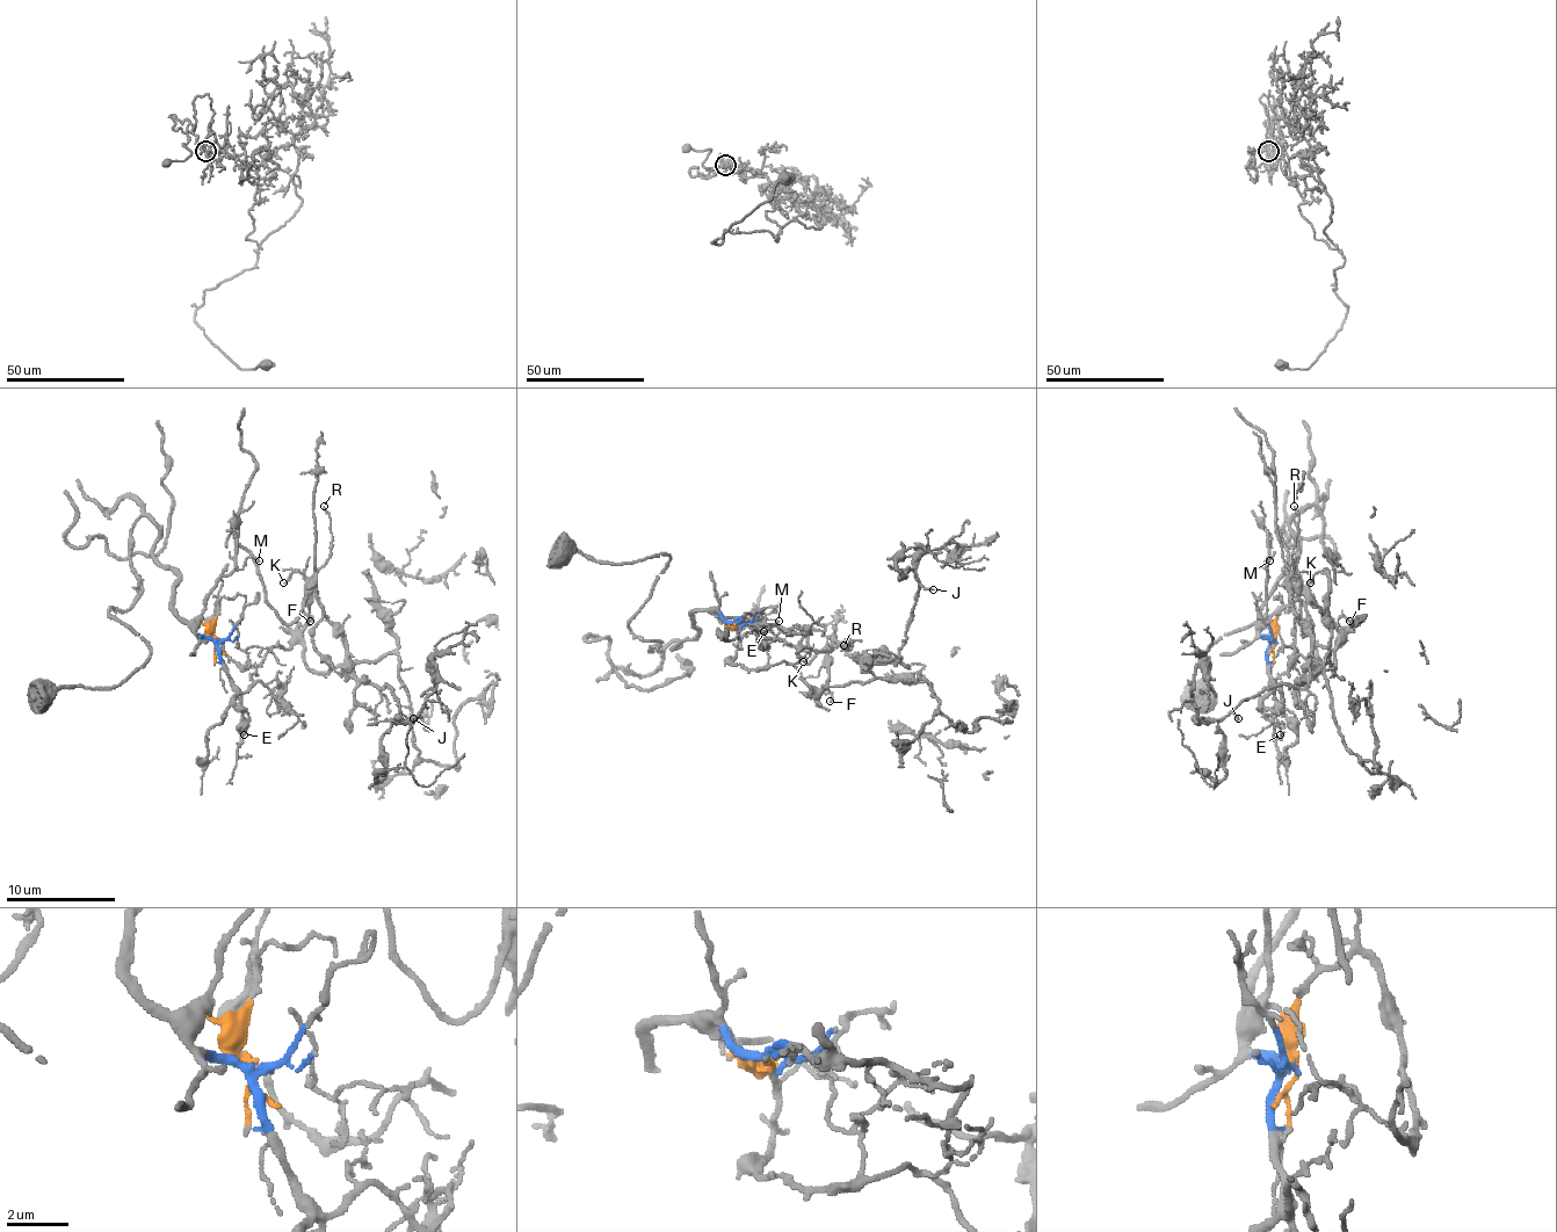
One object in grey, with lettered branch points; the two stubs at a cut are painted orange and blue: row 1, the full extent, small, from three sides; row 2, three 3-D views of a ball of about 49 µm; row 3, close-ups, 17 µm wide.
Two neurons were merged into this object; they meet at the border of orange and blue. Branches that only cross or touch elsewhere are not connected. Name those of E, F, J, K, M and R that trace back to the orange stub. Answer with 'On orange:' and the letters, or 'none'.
On orange: F, J, K, R

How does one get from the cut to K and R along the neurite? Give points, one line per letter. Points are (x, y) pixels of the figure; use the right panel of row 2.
K: (1275, 643), (1275, 617), (1300, 601), (1313, 664), (1319, 645), (1335, 645), (1338, 631), (1300, 571), (1311, 582)
R: (1275, 643), (1275, 617), (1300, 601), (1313, 664), (1311, 653), (1335, 645), (1338, 631), (1291, 560), (1295, 506)

